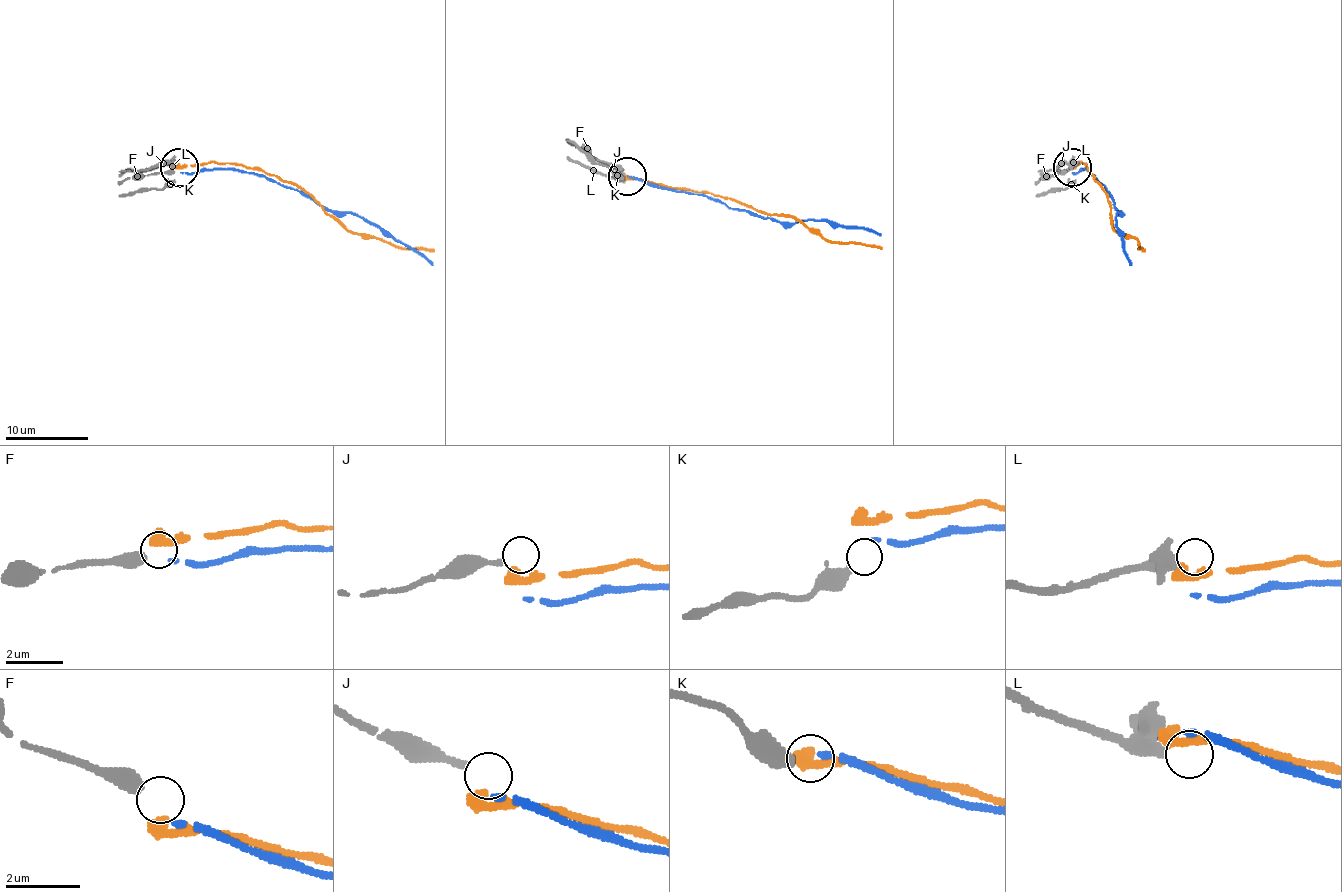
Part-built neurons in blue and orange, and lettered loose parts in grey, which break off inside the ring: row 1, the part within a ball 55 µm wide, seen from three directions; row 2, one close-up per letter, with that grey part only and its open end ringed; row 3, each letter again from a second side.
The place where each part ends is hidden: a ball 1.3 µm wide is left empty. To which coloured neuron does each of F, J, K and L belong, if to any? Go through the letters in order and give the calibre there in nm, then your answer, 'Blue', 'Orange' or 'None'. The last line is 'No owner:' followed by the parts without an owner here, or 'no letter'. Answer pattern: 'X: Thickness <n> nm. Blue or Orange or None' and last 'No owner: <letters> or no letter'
F: Thickness 440 nm. None
J: Thickness 200 nm. None
K: Thickness 320 nm. None
L: Thickness 440 nm. None
No owner: F, J, K, L

